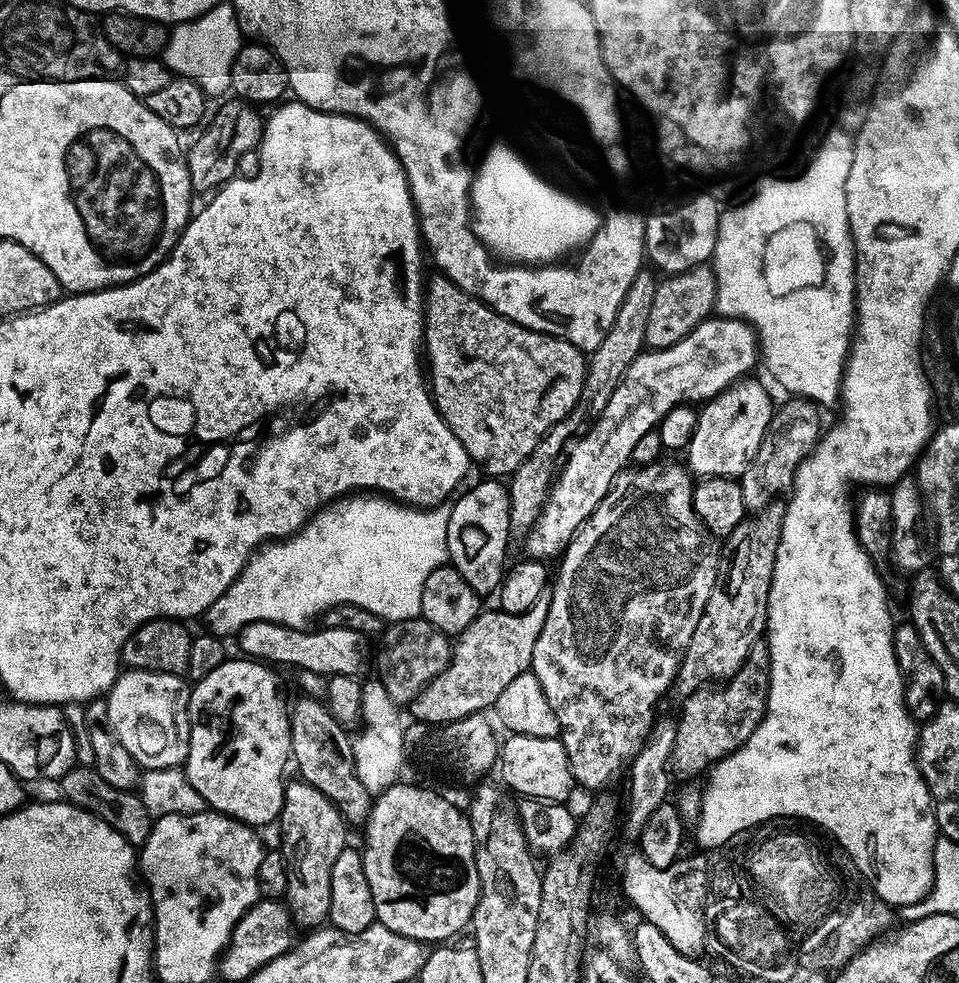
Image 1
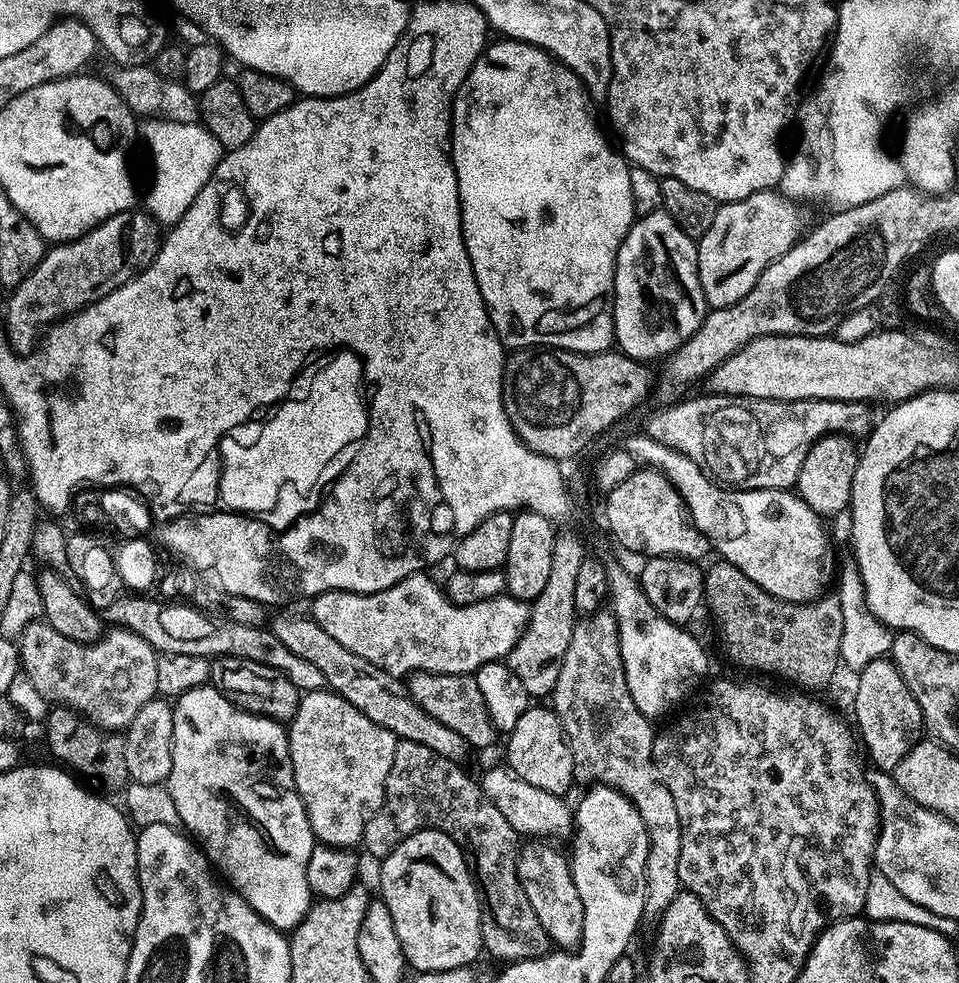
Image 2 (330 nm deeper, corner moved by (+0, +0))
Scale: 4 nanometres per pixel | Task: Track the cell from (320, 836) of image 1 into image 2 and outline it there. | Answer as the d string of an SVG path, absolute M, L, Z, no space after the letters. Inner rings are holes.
M331 690L303 693L298 714L294 714L286 731L294 782L304 803L313 837L332 848L355 849L363 841L366 822L384 801L384 787L394 762L398 738L390 730L378 726L378 722L366 718L358 706L350 706L344 696Z

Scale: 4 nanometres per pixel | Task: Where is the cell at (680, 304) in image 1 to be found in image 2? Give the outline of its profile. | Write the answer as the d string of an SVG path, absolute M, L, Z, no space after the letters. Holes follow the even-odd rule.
M776 190L750 194L750 198L730 200L717 207L710 230L696 245L696 265L709 309L746 298L760 275L796 245L801 235L800 220L791 207L795 208Z

